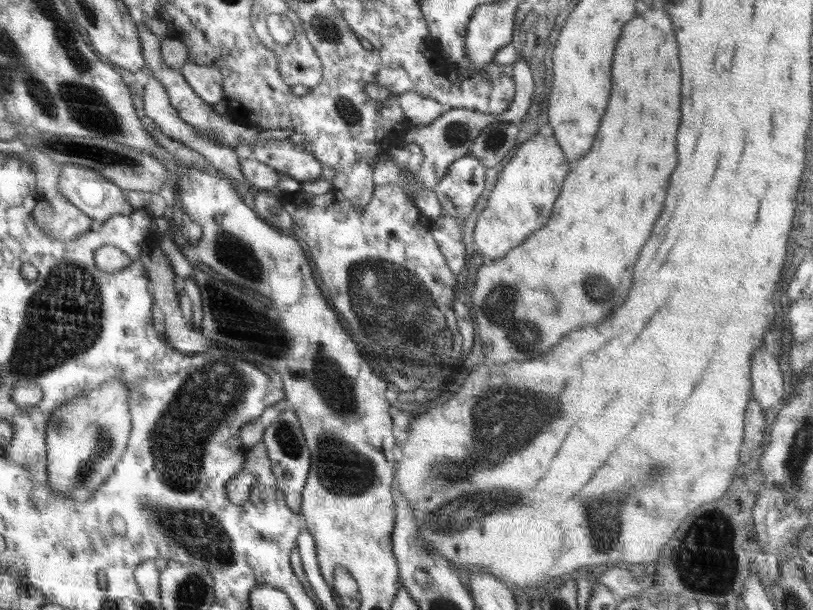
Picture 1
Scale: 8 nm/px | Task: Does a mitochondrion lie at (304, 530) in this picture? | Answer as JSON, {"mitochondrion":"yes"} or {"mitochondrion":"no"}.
{"mitochondrion":"no"}

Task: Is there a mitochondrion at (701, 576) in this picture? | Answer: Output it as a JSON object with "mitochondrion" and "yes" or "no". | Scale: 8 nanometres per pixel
{"mitochondrion":"no"}

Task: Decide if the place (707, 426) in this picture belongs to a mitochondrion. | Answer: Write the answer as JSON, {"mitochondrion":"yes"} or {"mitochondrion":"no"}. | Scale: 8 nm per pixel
{"mitochondrion":"yes"}

